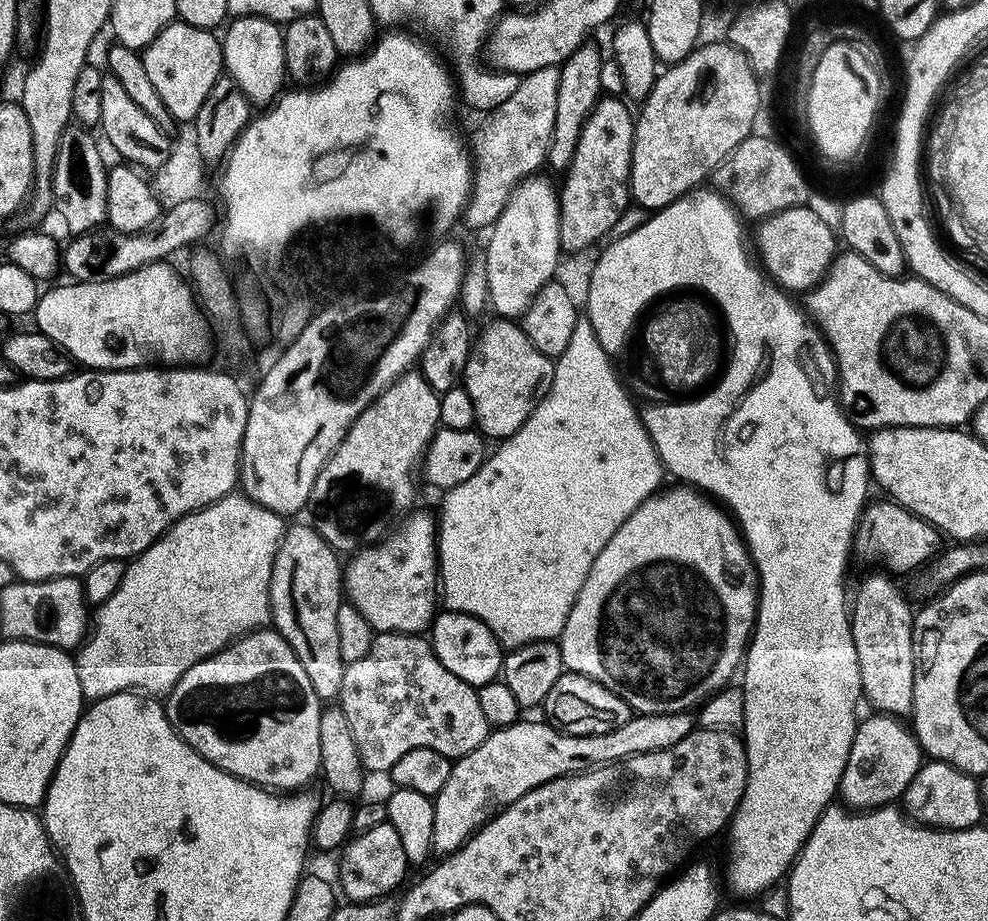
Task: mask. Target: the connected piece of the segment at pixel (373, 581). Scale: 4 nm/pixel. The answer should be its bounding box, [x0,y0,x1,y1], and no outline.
[344,510,438,634]

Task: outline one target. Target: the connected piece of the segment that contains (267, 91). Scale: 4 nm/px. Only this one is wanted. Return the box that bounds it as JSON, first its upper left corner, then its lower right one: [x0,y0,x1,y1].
[222,16,288,106]

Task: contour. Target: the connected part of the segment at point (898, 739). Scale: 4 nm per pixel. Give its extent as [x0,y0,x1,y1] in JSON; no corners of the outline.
[839,714,926,812]

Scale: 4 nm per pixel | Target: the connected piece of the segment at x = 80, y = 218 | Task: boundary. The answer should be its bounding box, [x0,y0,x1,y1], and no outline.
[52,126,108,236]

